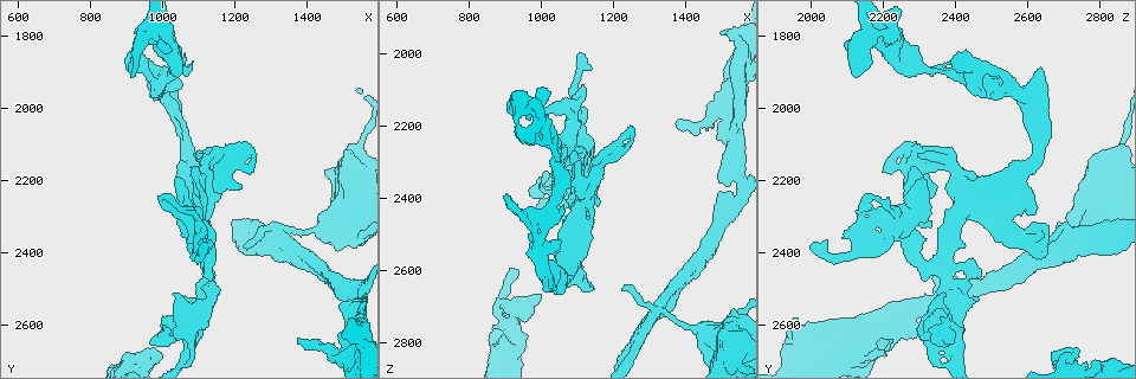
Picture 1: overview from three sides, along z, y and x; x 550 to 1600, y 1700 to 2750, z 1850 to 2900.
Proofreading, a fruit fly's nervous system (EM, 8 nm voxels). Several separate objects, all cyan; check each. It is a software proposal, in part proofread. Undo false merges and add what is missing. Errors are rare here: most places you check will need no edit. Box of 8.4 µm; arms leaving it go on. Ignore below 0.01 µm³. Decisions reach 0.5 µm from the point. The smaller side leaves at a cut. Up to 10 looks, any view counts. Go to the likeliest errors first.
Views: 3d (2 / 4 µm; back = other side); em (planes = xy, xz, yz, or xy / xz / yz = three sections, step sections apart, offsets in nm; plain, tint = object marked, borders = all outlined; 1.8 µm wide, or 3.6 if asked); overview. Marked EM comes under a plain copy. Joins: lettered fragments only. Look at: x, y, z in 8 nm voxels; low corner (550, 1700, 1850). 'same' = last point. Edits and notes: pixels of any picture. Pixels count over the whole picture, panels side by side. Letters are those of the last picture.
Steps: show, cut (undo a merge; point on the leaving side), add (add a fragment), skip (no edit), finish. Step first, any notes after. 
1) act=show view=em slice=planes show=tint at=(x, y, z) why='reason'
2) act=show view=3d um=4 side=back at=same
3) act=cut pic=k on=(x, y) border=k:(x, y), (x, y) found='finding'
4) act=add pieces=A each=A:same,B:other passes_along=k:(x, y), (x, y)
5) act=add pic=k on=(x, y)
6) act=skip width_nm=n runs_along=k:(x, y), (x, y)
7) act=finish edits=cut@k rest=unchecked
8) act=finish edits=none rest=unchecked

act=show view=3d um=2 at=(935, 1810, 2190) why='abrupt turn'

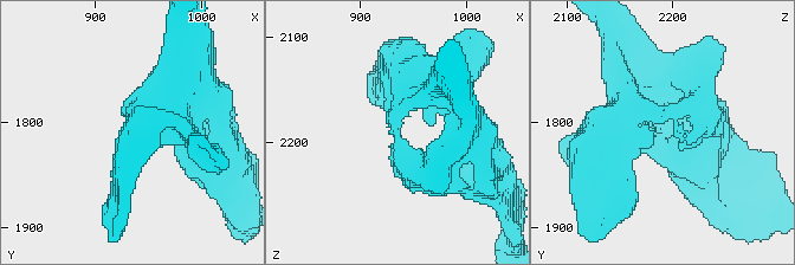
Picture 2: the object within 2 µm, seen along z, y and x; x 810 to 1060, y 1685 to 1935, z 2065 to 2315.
act=show view=em slice=yz step=16 show=tint at=(936, 1806, 2190) why='now the EM'

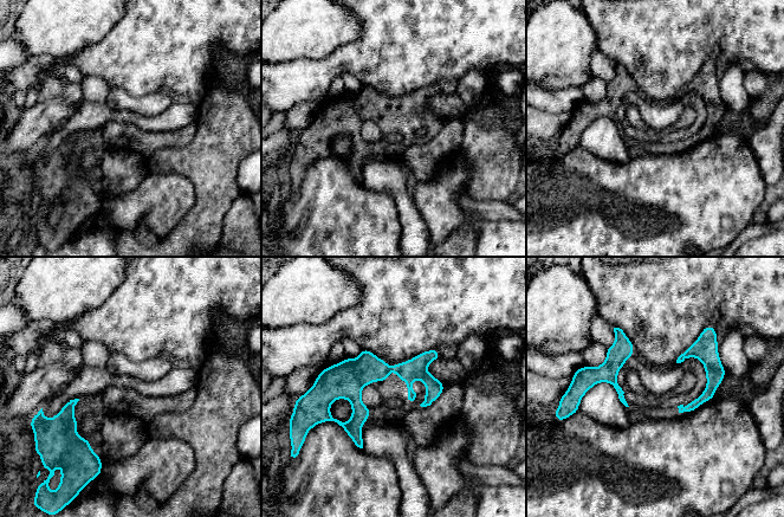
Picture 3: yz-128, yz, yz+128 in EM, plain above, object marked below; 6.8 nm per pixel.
act=show view=em slice=planes show=borders at=same why='another direction'

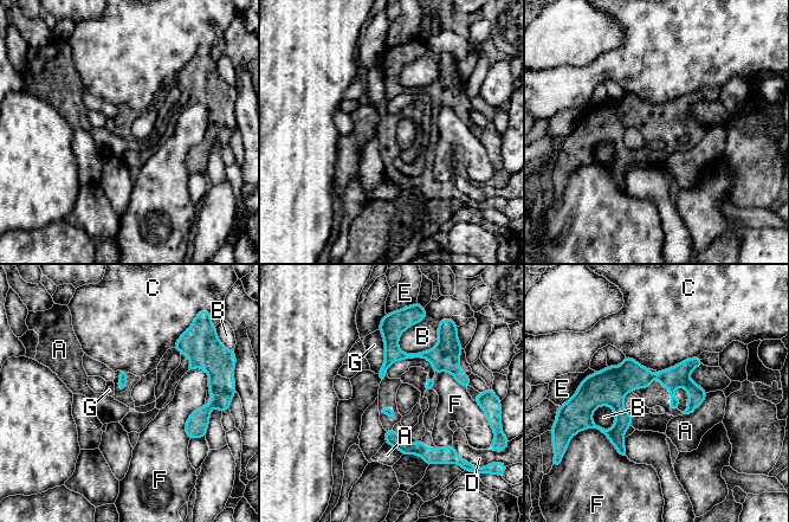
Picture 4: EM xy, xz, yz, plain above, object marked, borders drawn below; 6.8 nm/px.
act=skip width_nm=50 each=A:other,B:other,C:other,D:other,E:other,F:other,G:other runs_along=4:(697, 359), (678, 375), (615, 381), (589, 418) found='one cell here'

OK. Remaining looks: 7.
act=show view=3d um=2 at=(1515, 2505, 2440) why='a narrow waist'

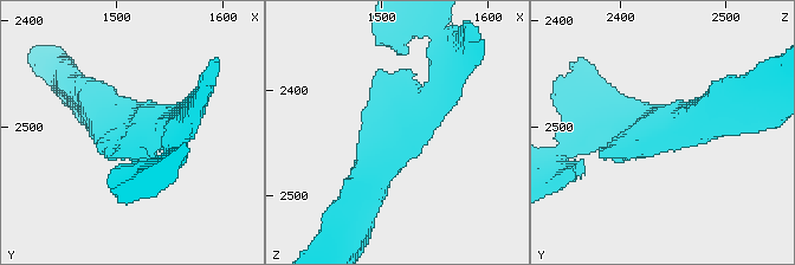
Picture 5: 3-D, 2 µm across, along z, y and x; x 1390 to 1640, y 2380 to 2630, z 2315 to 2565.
act=show view=em slice=planes show=borders at=(1514, 2508, 2434)

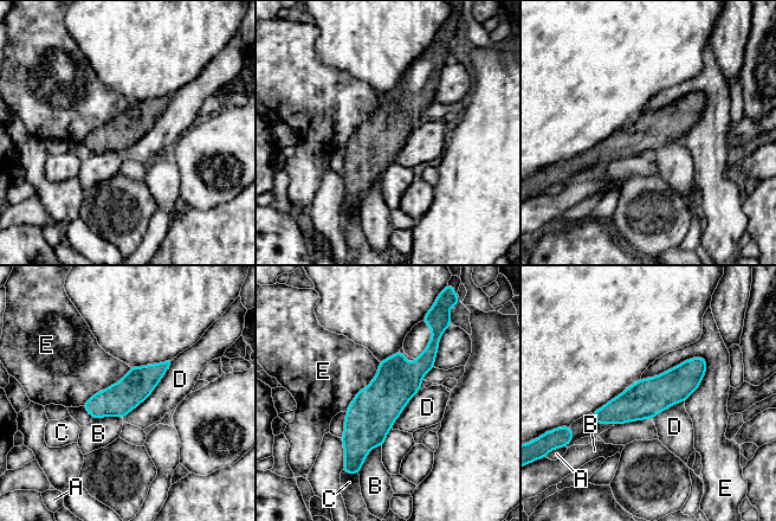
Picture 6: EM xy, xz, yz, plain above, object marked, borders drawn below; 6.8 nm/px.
act=skip each=A:other,B:other,C:other,D:other,E:other arms=3 border=6:(170, 361), (155, 388), (122, 418) found='all the same cell'

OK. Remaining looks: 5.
act=show view=em slice=xy step=8 show=borders at=(995, 1945, 2535) why='looks like a crossing'

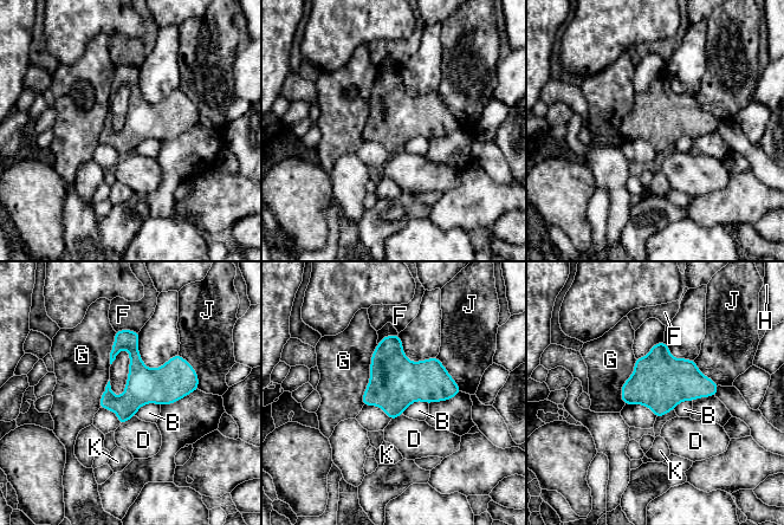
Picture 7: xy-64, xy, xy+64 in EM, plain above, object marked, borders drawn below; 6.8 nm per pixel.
act=show view=em slice=xz step=4 show=borders at=same

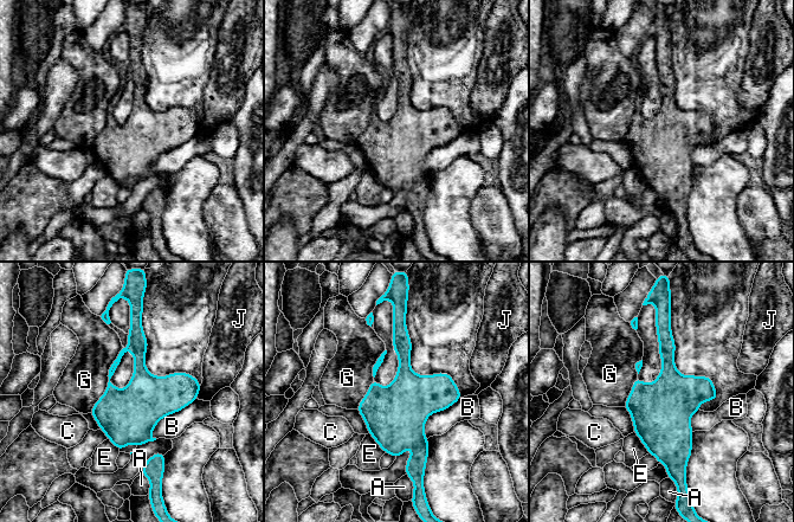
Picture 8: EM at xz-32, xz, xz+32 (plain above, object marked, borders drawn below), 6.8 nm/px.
act=skip width_nm=380 each=A:other,B:other,C:other,E:other,G:other,J:other border=8:(197, 398), (165, 416), (150, 436) found='continuous, no second cell'

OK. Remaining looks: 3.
act=show view=em slice=xz step=16 show=tint at=(1115, 2345, 2240) why='two arms at a narrow angle'

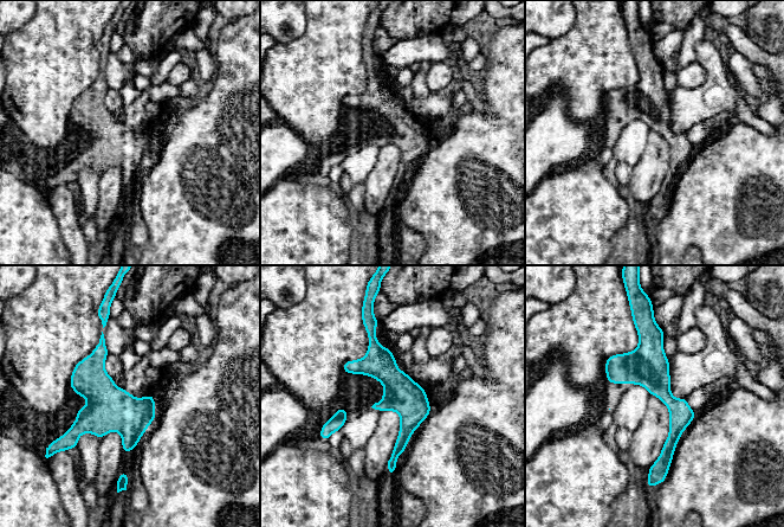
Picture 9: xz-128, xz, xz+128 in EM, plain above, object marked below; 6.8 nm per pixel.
act=show view=em slice=planes show=borders at=same

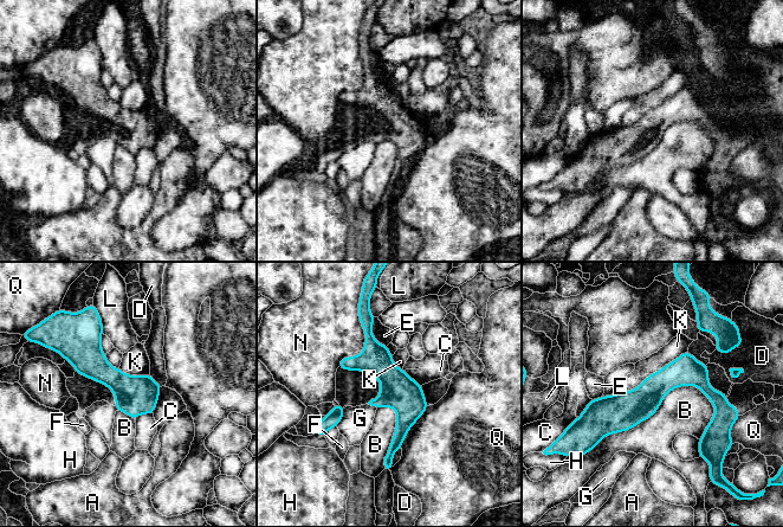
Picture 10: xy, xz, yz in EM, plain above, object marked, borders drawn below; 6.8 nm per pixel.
act=skip width_nm=220 each=A:other,B:other,C:other,D:other,E:other,F:other,G:other,H:other,K:other,L:other,N:other,Q:other border=10:(714, 405), (674, 387), (593, 449) found='one cell here'

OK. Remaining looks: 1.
act=finish edits=none rest=unchecked

